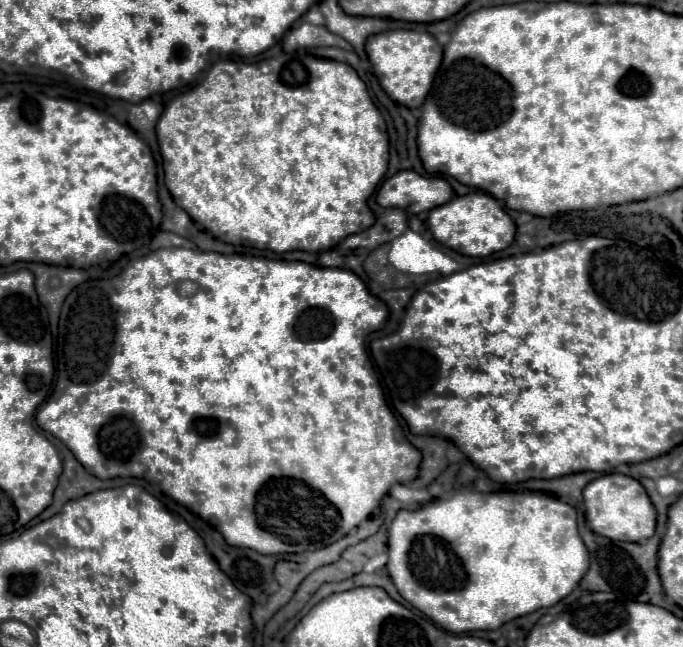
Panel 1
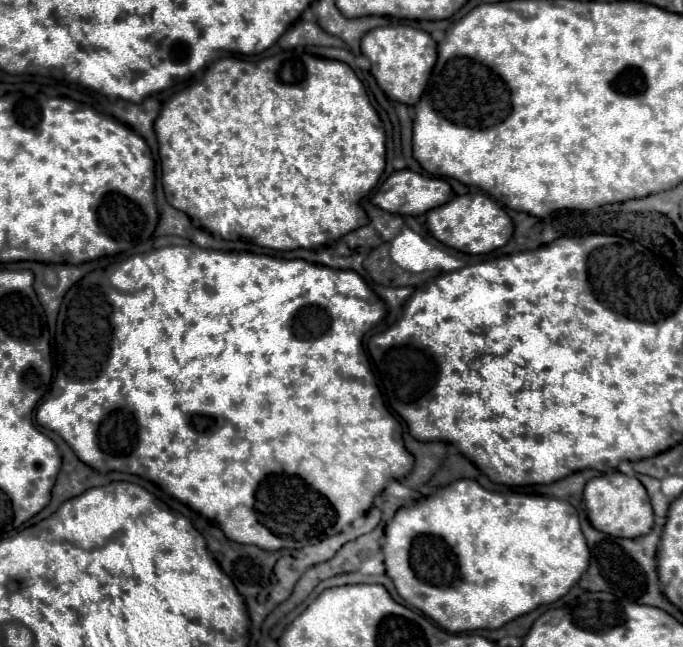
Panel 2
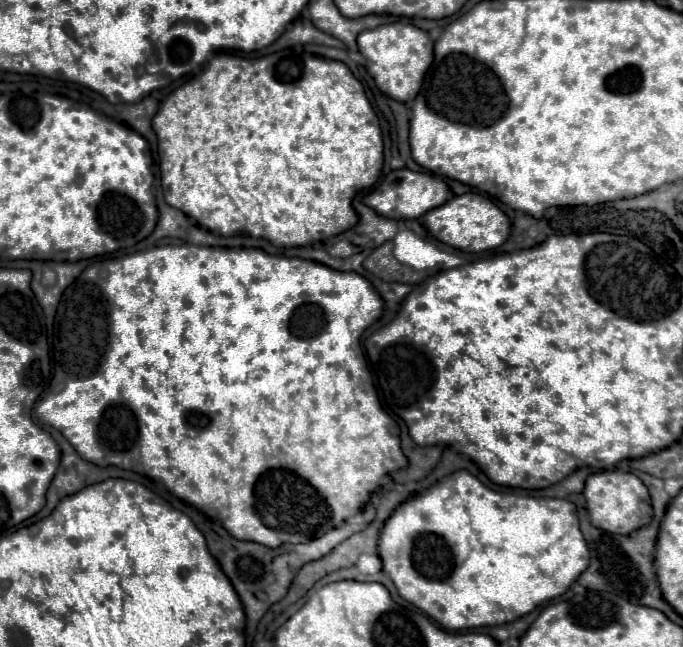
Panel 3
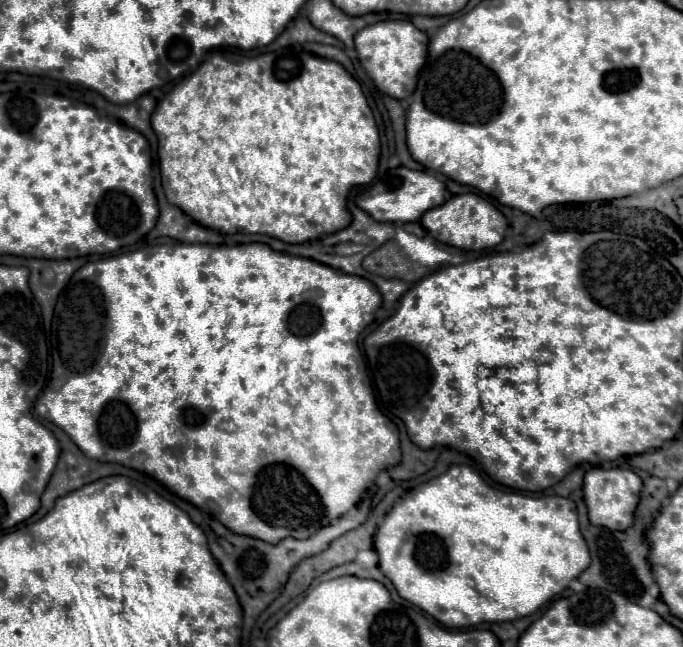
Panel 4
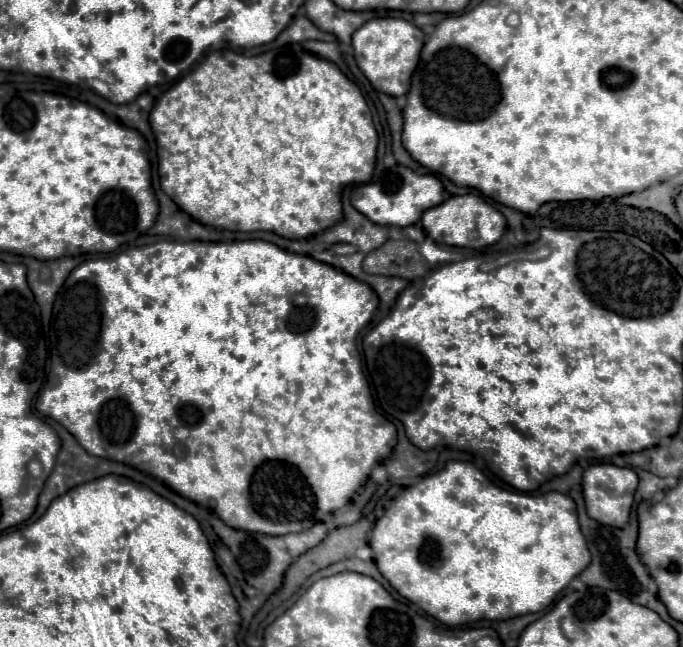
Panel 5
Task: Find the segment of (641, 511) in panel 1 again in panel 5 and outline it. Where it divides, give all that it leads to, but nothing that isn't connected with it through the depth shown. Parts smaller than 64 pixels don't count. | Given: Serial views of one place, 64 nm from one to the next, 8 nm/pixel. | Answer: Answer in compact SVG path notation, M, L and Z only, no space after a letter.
M592 464L592 466L588 466L584 470L584 478L582 478L582 494L586 500L588 516L602 522L602 524L622 528L628 522L636 486L638 486L638 476L632 468L620 468L614 464Z

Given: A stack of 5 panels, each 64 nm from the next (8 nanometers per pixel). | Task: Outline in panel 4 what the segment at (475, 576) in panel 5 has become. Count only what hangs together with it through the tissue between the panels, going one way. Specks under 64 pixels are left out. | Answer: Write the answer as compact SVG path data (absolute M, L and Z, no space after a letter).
M450 466L442 476L436 476L412 490L408 490L384 516L384 522L378 526L376 536L374 536L374 550L378 554L378 568L388 576L388 580L394 584L398 594L434 616L440 624L446 628L464 628L464 626L476 626L478 622L506 622L506 620L516 620L522 616L534 614L538 608L542 608L554 594L560 594L562 590L568 588L570 580L578 578L584 568L588 568L590 552L588 546L580 534L578 528L578 514L576 514L576 504L570 498L562 496L529 496L522 492L504 492L496 490L490 484L482 480L482 476L472 470L470 466Z

